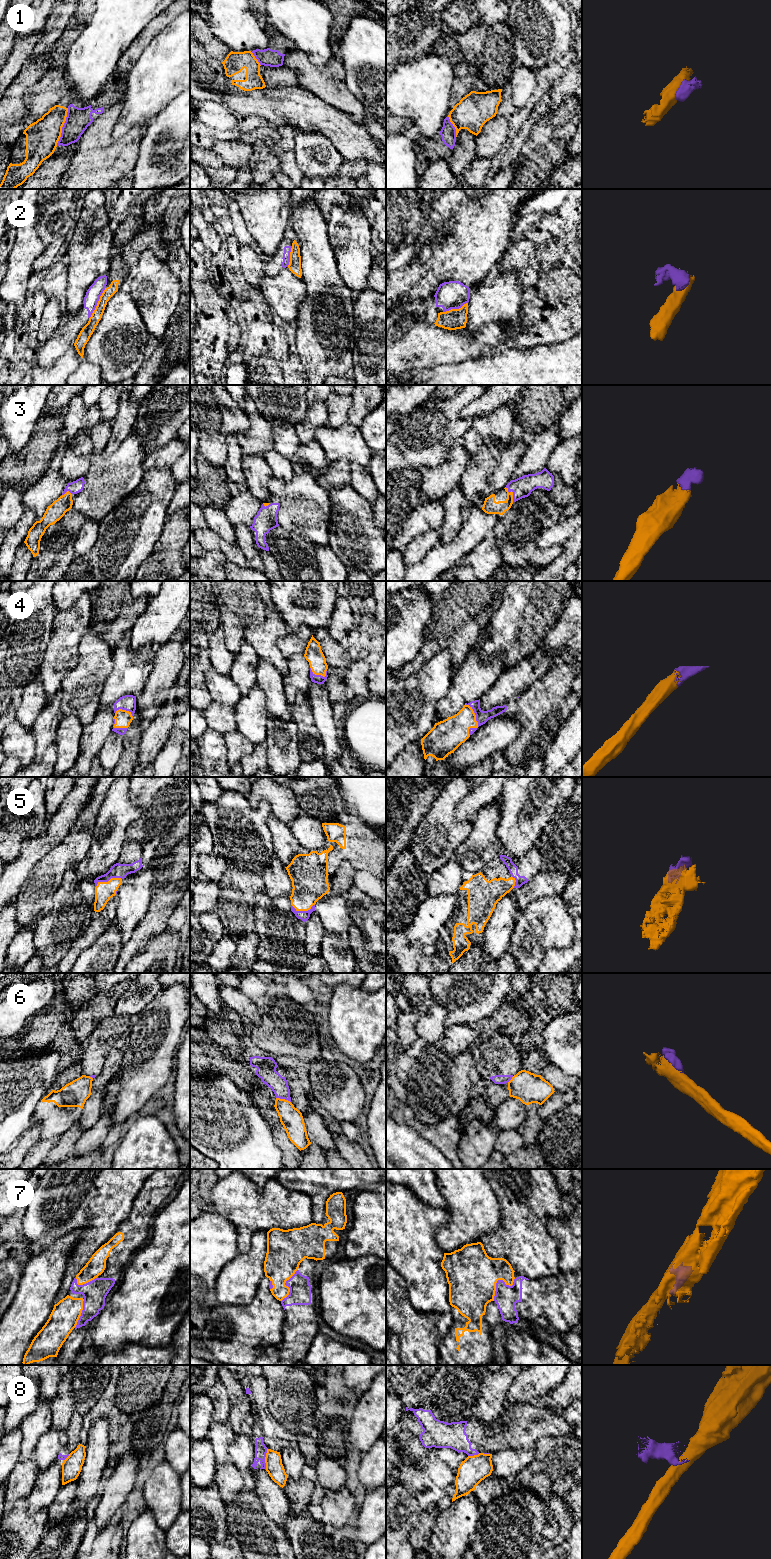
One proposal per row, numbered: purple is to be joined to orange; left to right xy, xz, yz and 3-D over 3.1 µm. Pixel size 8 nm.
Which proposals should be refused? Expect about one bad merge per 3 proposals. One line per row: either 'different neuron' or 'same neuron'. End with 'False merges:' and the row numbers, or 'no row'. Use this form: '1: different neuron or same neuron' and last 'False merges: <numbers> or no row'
1: different neuron
2: different neuron
3: same neuron
4: same neuron
5: same neuron
6: different neuron
7: different neuron
8: different neuron
False merges: 1, 2, 6, 7, 8

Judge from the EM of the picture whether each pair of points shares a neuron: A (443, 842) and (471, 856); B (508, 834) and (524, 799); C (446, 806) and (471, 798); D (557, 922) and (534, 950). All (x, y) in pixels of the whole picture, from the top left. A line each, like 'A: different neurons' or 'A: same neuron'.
A: different neurons
B: same neuron
C: different neurons
D: same neuron

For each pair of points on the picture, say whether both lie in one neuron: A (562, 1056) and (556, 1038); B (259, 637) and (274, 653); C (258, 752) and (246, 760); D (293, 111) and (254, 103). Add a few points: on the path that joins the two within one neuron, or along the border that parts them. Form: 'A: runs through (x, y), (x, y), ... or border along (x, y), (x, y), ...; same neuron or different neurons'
A: runs through (562, 1052), (562, 1044), (560, 1042); same neuron
B: runs through (262, 641), (270, 649); same neuron
C: runs through (255, 755), (249, 760); same neuron
D: runs through (283, 106), (264, 103); same neuron

